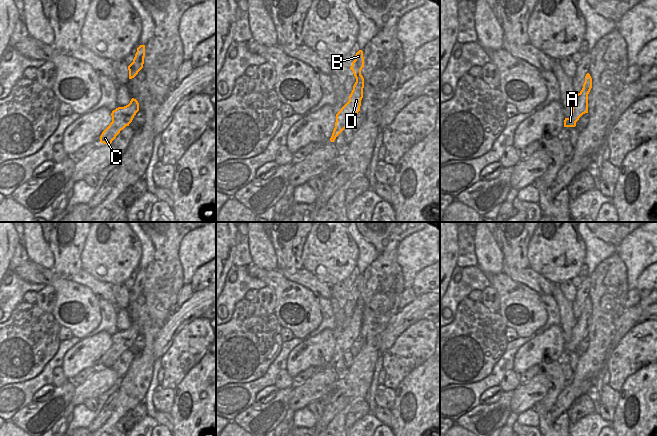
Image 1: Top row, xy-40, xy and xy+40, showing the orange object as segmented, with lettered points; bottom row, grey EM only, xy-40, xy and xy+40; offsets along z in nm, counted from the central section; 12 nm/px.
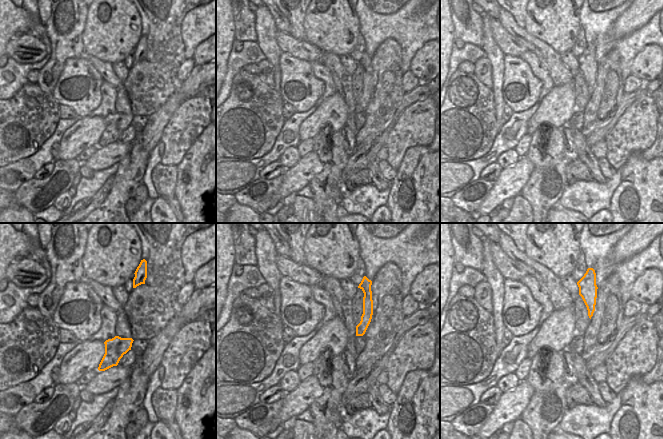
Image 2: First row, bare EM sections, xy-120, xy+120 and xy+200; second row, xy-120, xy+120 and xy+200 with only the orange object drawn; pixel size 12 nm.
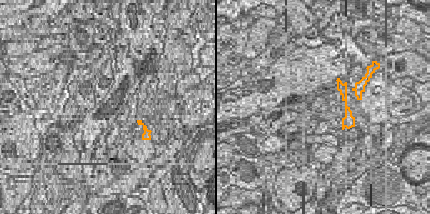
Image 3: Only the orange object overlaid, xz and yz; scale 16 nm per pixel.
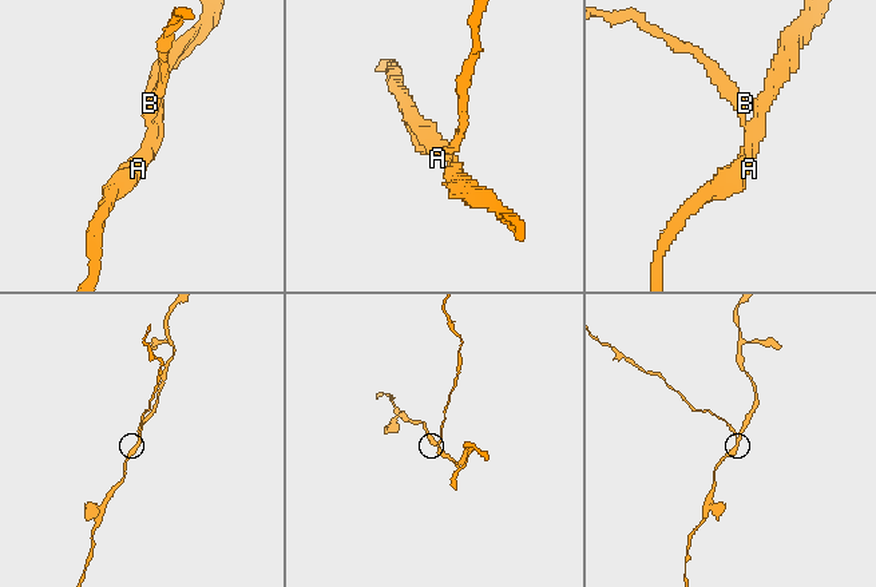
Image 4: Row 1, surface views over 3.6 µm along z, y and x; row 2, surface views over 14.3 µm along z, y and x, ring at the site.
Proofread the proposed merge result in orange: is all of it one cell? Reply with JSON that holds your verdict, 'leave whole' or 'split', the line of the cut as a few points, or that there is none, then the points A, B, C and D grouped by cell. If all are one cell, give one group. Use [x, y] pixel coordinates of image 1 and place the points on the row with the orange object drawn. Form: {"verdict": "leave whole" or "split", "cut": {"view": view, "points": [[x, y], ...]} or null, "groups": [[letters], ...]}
{"verdict": "split", "cut": {"view": "xy", "points": [[360, 72], [356, 78]]}, "groups": [["A", "C", "D"], ["B"]]}

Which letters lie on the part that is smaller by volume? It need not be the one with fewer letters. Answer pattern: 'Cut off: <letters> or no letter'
Cut off: B

